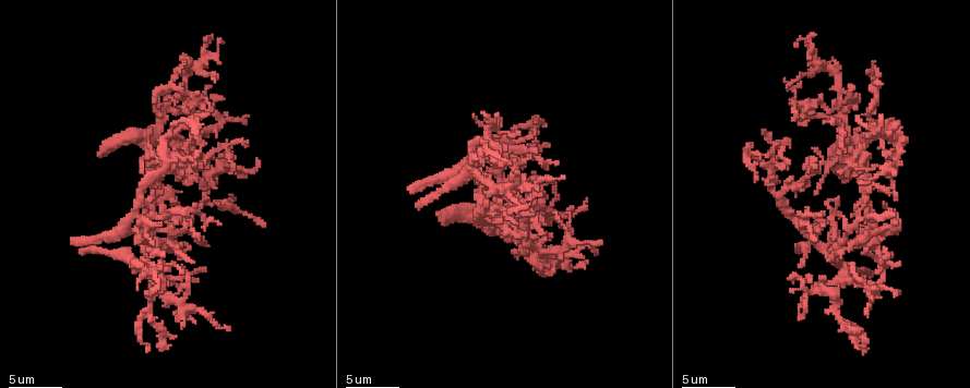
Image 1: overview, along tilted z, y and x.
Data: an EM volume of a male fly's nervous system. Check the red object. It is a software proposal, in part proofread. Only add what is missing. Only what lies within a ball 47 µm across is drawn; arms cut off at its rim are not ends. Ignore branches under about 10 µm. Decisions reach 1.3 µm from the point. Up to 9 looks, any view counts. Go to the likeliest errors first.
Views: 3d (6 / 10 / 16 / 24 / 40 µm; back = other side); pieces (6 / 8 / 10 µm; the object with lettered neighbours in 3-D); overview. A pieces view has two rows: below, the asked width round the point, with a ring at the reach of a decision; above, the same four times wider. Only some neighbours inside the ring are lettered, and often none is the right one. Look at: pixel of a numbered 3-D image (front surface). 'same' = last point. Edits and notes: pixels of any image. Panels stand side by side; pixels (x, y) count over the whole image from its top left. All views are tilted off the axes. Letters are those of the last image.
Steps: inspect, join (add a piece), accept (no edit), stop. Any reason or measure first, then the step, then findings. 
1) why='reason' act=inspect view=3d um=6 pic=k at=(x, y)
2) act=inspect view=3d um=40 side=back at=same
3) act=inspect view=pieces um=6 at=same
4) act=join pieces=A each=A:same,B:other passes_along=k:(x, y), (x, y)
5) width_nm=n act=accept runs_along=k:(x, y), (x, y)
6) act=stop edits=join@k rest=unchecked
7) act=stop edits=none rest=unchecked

act=inspect view=pieces um=10 pic=1 at=(265, 223)

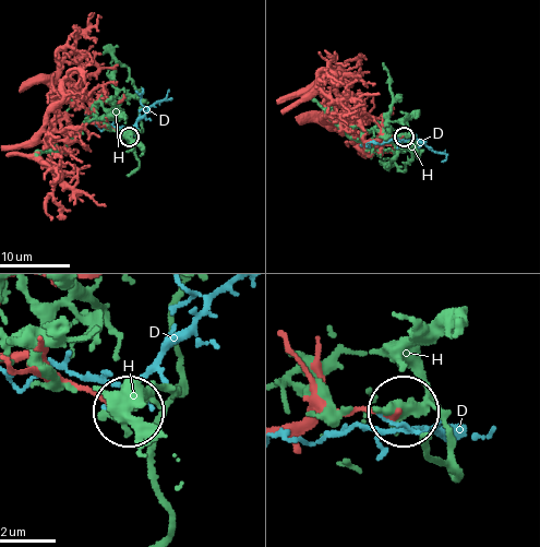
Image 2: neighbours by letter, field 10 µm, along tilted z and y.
act=accept each=D:other,H:other found='no lettered piece goes on from it'

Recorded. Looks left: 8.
why='tapers out' act=inspect view=pieces um=10 pic=1 at=(194, 320)

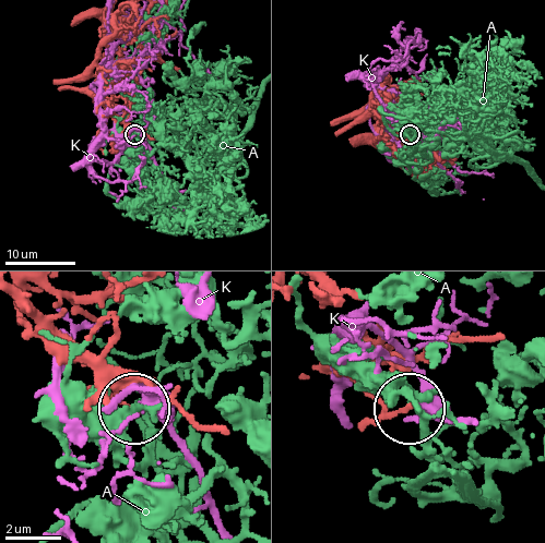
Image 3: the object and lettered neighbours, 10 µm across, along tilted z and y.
act=accept each=A:other,K:other found='no lettered piece goes on from it'

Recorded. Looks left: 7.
why='an open end' act=inspect view=3d um=10 pic=1 at=(542, 223)

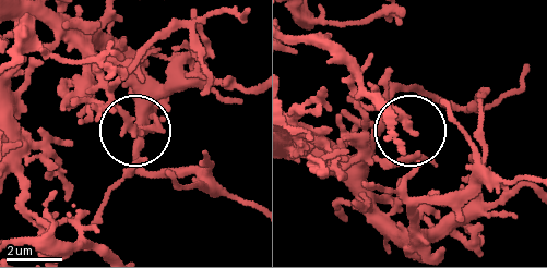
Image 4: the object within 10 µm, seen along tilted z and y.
act=inspect view=pieces um=10 pic=4 at=(137, 133)

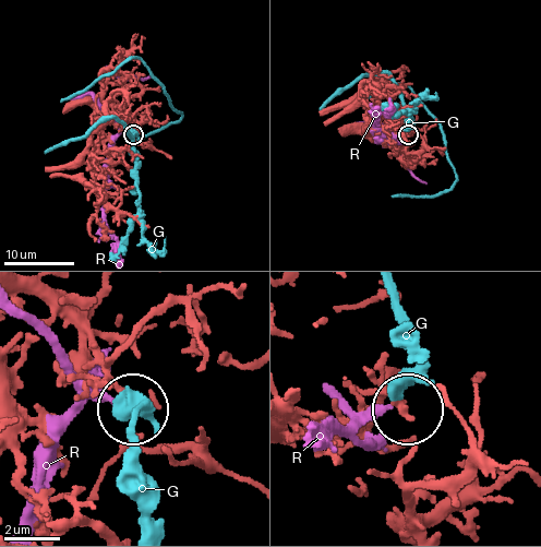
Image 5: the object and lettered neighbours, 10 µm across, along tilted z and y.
act=accept each=G:other,R:other found='none of them fits'

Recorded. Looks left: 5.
why='an open end' act=inspect view=3d um=10 pic=1 at=(821, 213)

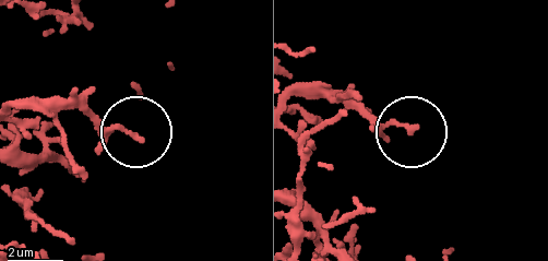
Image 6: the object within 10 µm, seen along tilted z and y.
act=inspect view=pieces um=6 pic=6 at=(411, 130)

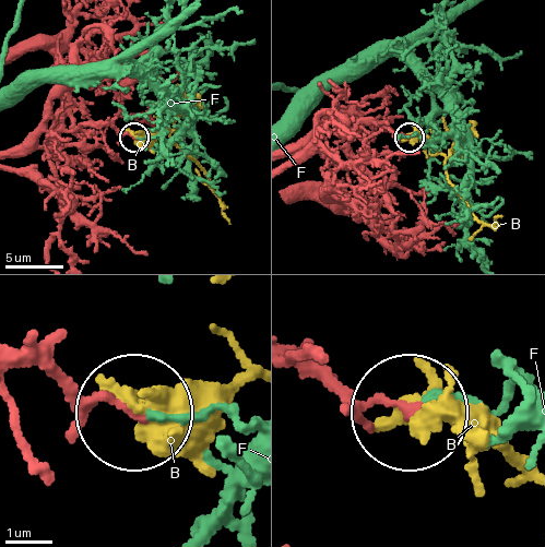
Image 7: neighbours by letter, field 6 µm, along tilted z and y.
act=accept each=B:other,F:other runs_along=7:(14, 360), (97, 405), (129, 408) found='none of them fits'

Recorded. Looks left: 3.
act=stop edits=none rest=unchecked

